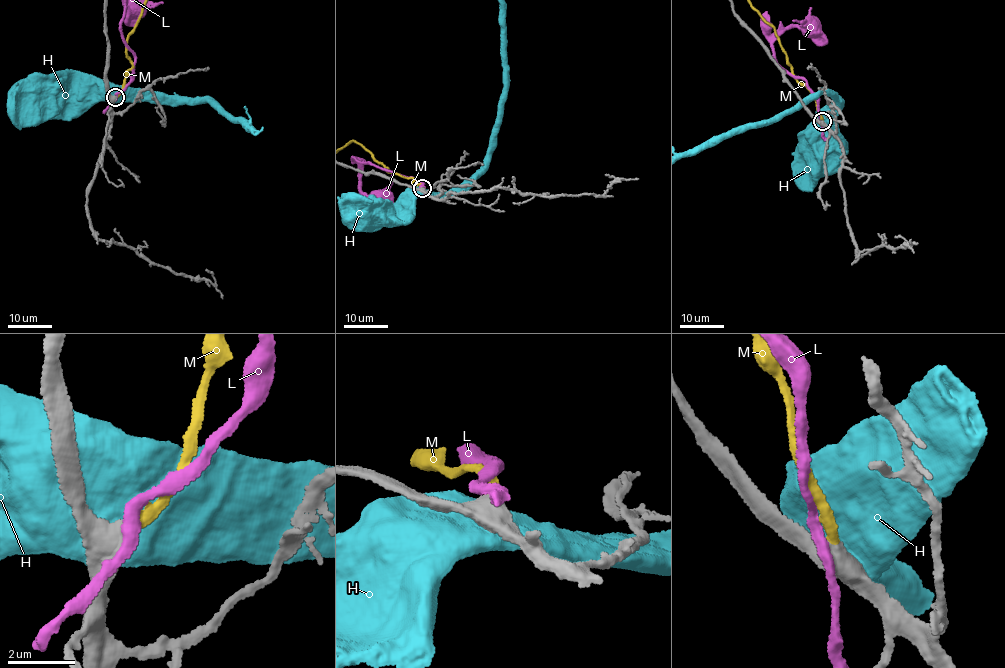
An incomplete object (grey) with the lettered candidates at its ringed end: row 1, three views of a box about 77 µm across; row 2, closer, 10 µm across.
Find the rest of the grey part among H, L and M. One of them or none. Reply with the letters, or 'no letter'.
M

